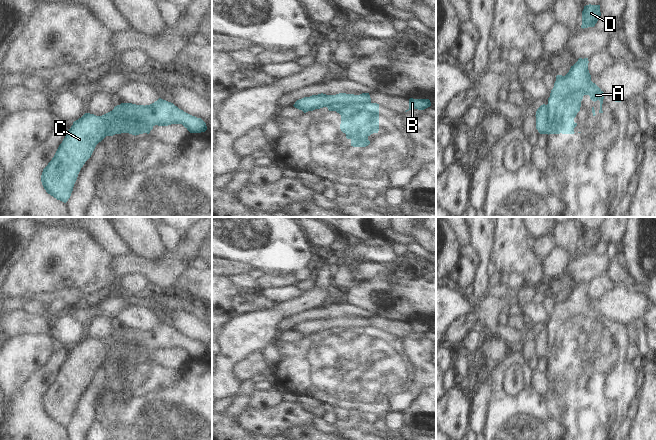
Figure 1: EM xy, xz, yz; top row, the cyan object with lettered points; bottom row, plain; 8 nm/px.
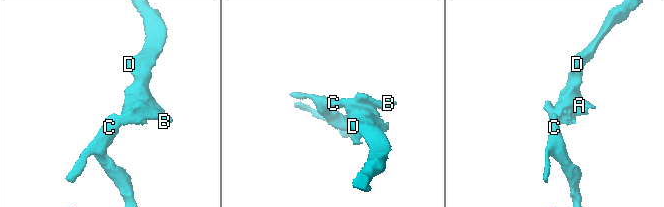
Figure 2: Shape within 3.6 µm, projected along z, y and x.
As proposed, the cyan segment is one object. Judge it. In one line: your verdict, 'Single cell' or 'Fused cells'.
Fused cells

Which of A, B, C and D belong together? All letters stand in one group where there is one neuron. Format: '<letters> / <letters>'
A D / B C

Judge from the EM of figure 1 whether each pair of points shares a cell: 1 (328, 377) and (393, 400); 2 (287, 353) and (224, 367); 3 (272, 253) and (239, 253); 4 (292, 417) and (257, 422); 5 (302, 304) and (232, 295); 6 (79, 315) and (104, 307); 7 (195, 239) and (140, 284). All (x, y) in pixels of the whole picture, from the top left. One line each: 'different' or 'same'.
1: different
2: different
3: same
4: same
5: different
6: same
7: different

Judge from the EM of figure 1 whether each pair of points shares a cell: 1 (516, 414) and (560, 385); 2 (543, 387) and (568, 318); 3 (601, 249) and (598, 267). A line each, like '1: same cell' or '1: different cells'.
1: different cells
2: different cells
3: different cells

